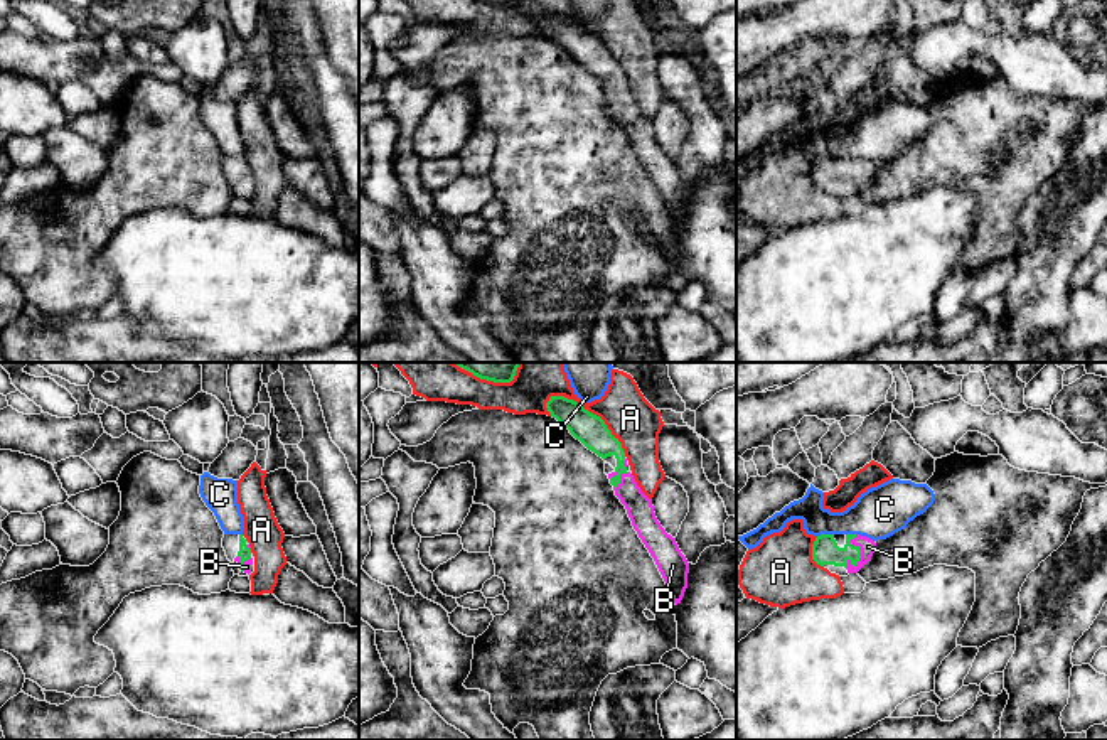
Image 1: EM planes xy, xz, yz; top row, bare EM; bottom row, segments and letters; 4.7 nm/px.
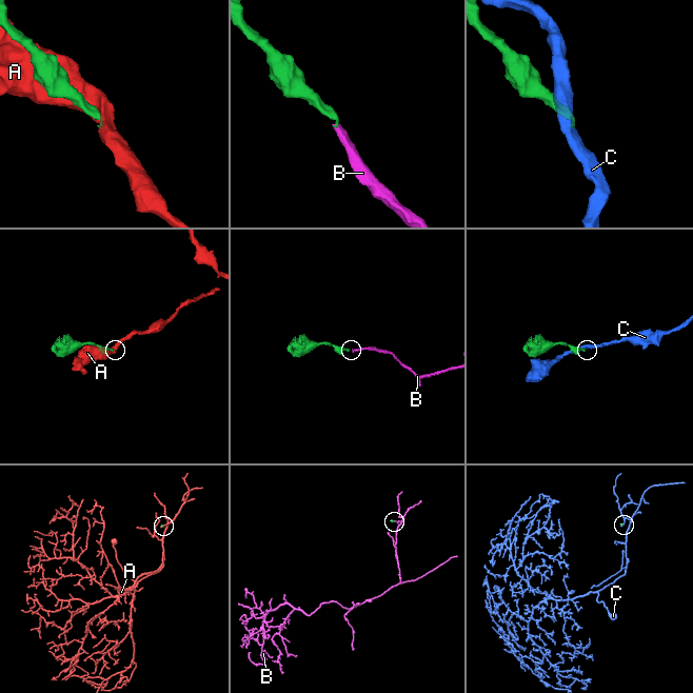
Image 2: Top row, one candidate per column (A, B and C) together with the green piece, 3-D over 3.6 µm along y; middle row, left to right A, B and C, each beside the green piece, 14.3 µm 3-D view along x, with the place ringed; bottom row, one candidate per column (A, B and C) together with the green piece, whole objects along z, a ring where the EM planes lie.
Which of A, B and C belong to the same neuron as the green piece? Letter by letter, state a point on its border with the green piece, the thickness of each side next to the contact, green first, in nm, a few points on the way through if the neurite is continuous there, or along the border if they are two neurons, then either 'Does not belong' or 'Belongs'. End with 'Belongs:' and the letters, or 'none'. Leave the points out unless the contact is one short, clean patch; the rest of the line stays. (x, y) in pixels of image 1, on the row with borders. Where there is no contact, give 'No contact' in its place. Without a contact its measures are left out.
A: Touches green at xz (592, 413). Thickness 150 nm (green) against 240 nm. Does not belong
B: Touches green at yz (860, 555). Thickness 130 nm (green) against 80 nm. Path across: yz (824, 550), (833, 555), (860, 555), (868, 546). Belongs
C: Touches green at yz (824, 535). Thickness 130 nm (green) against 200 nm. Does not belong
Belongs: B

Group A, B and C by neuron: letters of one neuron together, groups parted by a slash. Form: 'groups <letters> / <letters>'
groups A / B / C

